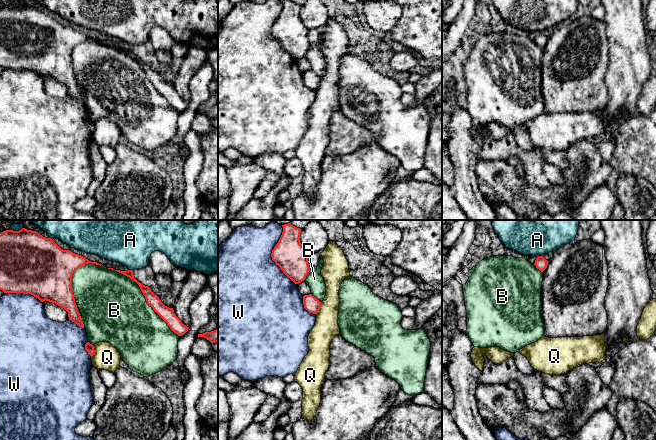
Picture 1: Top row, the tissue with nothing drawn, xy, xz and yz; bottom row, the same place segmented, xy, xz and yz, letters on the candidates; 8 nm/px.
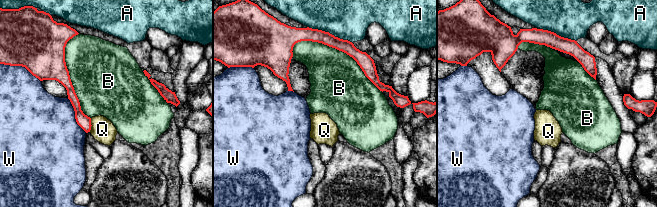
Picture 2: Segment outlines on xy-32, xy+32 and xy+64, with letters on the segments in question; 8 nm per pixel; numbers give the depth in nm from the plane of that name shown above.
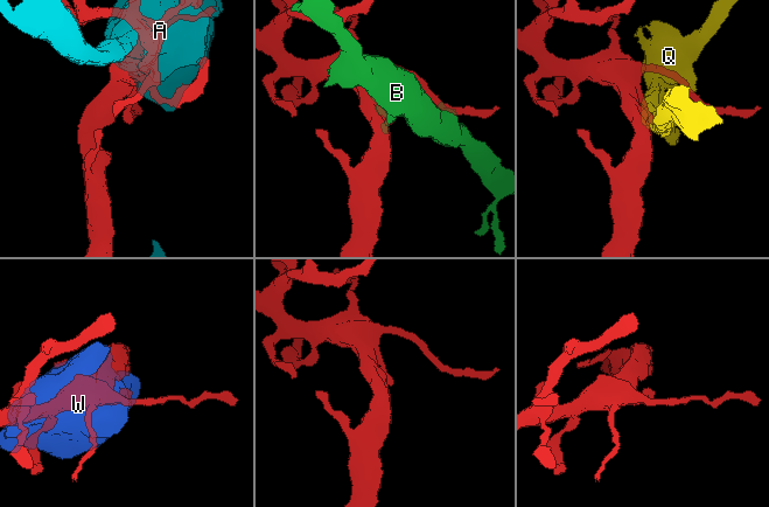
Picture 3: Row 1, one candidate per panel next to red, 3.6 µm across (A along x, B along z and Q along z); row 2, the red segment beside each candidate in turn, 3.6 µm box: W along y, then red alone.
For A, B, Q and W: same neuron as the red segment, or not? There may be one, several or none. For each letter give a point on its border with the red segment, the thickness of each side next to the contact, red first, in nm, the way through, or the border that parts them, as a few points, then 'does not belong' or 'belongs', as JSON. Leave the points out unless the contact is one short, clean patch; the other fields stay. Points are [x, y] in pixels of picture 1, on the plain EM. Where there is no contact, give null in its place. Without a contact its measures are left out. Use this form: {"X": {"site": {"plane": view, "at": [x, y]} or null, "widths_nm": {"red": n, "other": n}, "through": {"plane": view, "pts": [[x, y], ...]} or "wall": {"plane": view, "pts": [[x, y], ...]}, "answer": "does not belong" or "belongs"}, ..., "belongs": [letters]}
{"A": {"site": {"plane": "yz", "at": [539, 32]}, "widths_nm": {"red": 100, "other": 260}, "answer": "does not belong"}, "B": {"site": {"plane": "xy", "at": [143, 70]}, "widths_nm": {"red": 110, "other": 500}, "answer": "does not belong"}, "Q": {"site": {"plane": "xz", "at": [319, 84]}, "widths_nm": {"red": 120, "other": 200}, "wall": {"plane": "xz", "pts": [[321, 78], [320, 85], [315, 90]]}, "answer": "does not belong"}, "W": {"site": {"plane": "xz", "at": [271, 31]}, "widths_nm": {"red": 260, "other": 500}, "answer": "does not belong"}, "belongs": []}

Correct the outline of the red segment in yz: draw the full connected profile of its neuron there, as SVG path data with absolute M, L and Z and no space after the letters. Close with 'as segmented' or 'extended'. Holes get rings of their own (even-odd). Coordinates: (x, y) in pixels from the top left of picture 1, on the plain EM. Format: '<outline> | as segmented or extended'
M538 32L535 36L534 41L537 45L543 48L547 44L548 37L543 32Z | as segmented

